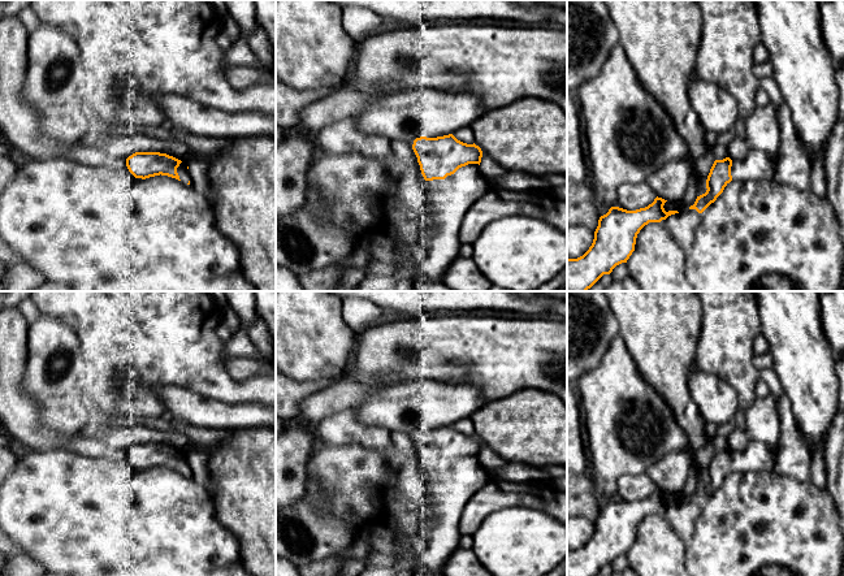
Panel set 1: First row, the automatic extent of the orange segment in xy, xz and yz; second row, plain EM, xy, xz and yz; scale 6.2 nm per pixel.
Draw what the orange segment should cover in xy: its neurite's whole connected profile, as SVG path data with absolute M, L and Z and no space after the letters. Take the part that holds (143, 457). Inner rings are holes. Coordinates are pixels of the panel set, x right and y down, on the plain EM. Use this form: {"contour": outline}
{"contour": "M135 443L126 450L126 458L135 469L168 467L190 476L189 456L160 443Z"}

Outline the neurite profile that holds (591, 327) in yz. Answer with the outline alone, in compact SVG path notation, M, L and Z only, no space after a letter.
M567 291L567 385L601 361L618 332L601 291Z

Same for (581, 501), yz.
M567 472L567 517L581 516L594 524L598 511L594 482L585 475Z

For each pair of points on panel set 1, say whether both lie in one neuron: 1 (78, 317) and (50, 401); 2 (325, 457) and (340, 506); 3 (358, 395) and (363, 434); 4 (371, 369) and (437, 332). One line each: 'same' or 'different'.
1: different
2: same
3: different
4: same

